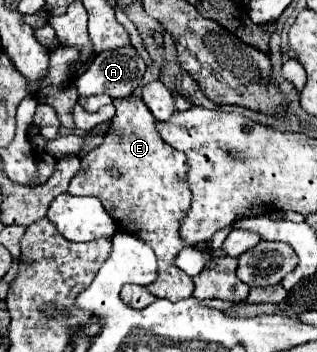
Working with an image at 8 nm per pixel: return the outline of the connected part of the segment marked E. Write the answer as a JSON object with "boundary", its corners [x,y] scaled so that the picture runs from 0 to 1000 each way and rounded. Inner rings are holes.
{"boundary":[[[426,270],[394,281],[356,281],[369,327],[356,332],[356,355],[369,372],[338,384],[312,418],[256,452],[249,491],[224,509],[211,548],[237,554],[293,554],[319,565],[325,588],[363,622],[369,645],[388,656],[432,668],[464,696],[483,702],[502,747],[495,798],[464,821],[502,844],[533,849],[546,861],[603,844],[609,798],[571,764],[552,759],[552,730],[577,707],[577,685],[565,673],[565,628],[596,599],[603,554],[596,531],[584,531],[584,486],[590,452],[565,429],[546,429],[489,366],[489,332],[470,304]],[[344,474],[369,474],[382,503],[350,503]]]}

